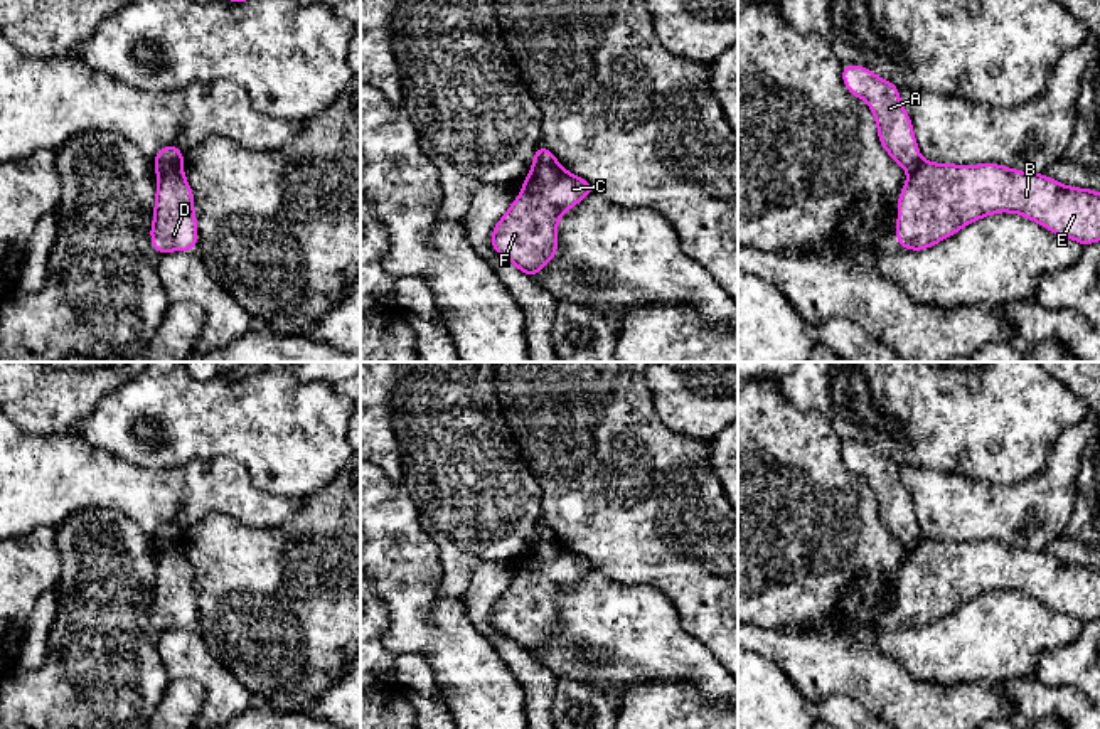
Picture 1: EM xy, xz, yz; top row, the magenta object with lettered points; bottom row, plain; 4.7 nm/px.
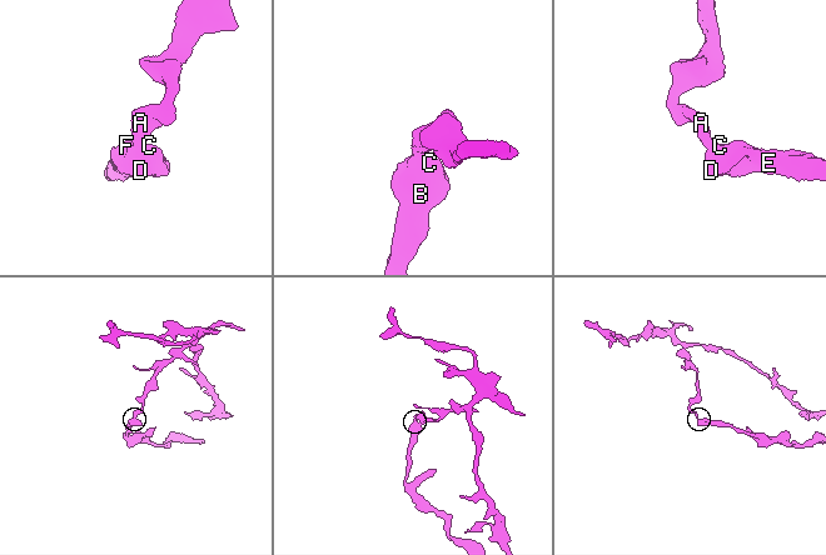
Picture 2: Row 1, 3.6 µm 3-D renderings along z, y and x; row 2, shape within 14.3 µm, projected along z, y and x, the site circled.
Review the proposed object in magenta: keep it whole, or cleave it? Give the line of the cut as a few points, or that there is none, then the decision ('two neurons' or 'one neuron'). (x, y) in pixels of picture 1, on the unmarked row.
xy (181, 541), (157, 549) | two neurons

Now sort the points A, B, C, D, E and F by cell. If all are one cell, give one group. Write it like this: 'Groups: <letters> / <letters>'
Groups: A / B C D E F

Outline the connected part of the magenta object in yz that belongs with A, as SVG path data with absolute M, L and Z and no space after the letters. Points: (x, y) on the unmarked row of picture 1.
M842 441L846 466L864 476L878 502L879 522L911 552L921 540L913 500L900 478L900 465L864 443Z

